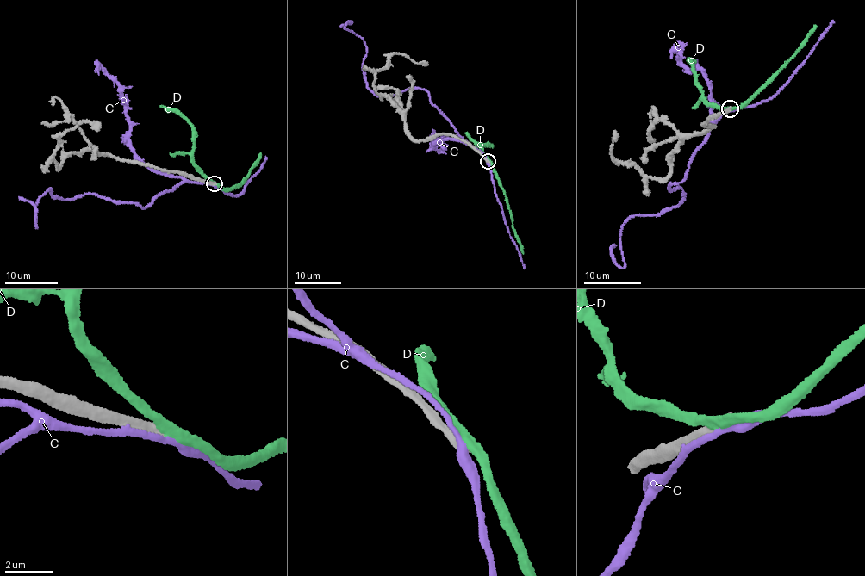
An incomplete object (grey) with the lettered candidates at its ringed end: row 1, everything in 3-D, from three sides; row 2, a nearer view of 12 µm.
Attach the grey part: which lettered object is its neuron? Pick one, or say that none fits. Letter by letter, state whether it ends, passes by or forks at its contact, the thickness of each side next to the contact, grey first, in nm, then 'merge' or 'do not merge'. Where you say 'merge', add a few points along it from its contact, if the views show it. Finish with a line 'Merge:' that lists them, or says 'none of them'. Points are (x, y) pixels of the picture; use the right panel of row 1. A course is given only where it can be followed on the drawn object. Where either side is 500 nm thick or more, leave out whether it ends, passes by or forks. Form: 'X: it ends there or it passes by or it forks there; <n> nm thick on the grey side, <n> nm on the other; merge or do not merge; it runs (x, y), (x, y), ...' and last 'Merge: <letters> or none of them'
C: it passes by; 440 nm thick on the grey side, 320 nm on the other; do not merge
D: it passes by; 460 nm thick on the grey side, 360 nm on the other; do not merge
Merge: none of them

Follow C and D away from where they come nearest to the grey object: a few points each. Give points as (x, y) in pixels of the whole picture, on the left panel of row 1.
C: (213, 184), (188, 181), (143, 207), (52, 197), (50, 188), (36, 227), (34, 207), (19, 196)
D: (212, 182), (227, 190), (238, 186), (260, 152)

